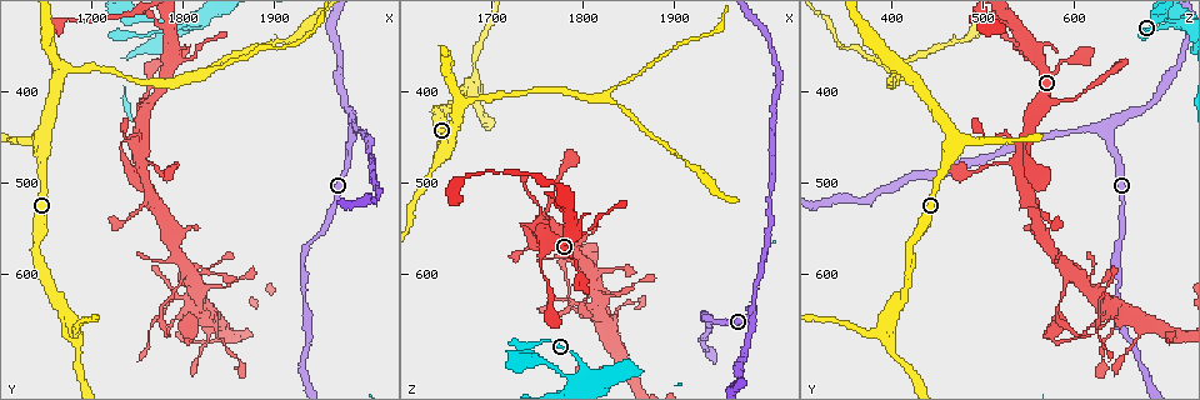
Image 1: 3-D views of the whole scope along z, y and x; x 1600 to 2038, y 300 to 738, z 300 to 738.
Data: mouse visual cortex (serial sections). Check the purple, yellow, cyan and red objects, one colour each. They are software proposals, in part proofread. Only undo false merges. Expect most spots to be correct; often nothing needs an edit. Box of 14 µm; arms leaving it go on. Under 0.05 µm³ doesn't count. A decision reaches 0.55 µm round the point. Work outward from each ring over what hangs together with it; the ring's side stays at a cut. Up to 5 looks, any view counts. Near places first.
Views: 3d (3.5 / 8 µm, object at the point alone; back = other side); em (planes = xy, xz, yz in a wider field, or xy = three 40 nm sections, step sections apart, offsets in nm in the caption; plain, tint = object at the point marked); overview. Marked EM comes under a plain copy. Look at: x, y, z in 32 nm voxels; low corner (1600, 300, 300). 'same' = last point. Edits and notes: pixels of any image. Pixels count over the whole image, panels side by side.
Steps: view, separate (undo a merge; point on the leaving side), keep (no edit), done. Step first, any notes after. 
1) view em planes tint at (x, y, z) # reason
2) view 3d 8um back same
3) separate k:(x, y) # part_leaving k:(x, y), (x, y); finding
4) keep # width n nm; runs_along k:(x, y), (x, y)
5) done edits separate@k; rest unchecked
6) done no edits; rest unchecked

view 3d 3.5um at (1810, 645, 640) # abrupt turn

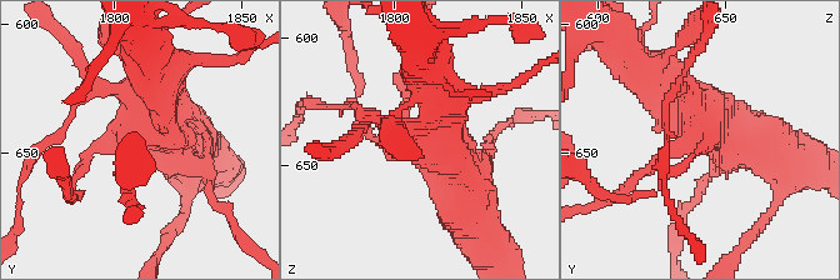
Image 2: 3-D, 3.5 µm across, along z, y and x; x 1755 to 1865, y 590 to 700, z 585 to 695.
view em xy step 1 tint at (1807, 642, 637) # need the tissue

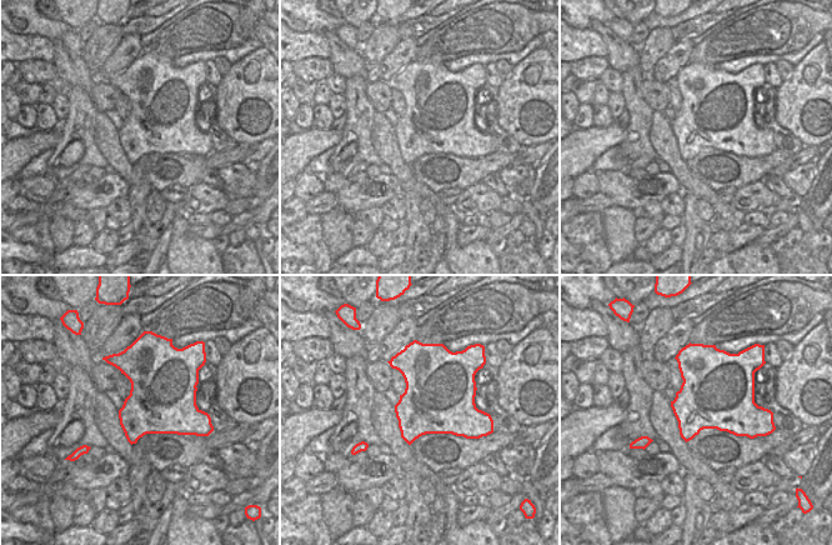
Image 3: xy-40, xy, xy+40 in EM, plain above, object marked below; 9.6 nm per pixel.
keep # runs_along 2:(644, 73), (730, 145), (771, 145); continuous, no second cell

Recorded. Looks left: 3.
view 3d 3.5um at (1755, 415, 575) # sudden change in width

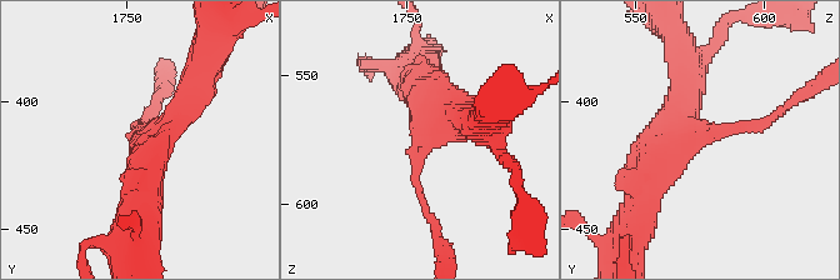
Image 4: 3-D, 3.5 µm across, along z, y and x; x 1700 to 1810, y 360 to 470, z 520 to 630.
view em xy step 5 tint at (1756, 413, 579) # arm_widths 100, 350 nm; now the EM

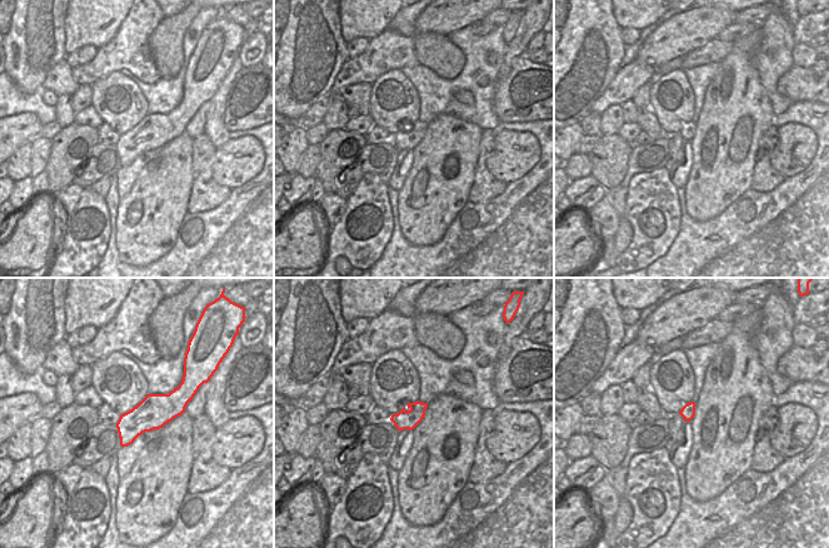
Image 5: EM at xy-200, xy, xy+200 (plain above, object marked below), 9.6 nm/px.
keep # runs_along 4:(685, 93), (675, 120), (695, 135), (778, 111); one cell here

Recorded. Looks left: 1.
done no edits; rest unchecked

